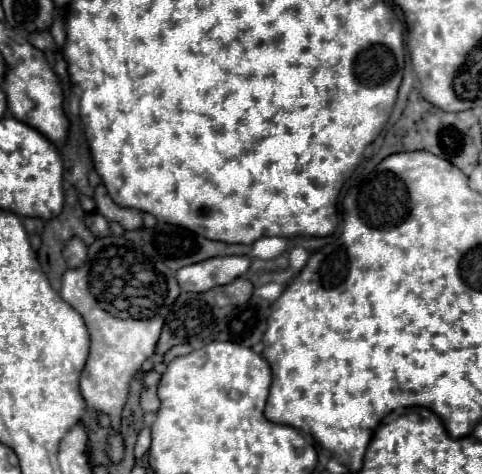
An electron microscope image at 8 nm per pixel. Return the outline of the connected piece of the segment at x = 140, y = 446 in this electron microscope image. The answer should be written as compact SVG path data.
M145 426L145 428L139 432L139 438L137 438L135 458L141 458L141 456L149 450L149 444L151 444L151 428L149 428L149 426Z

